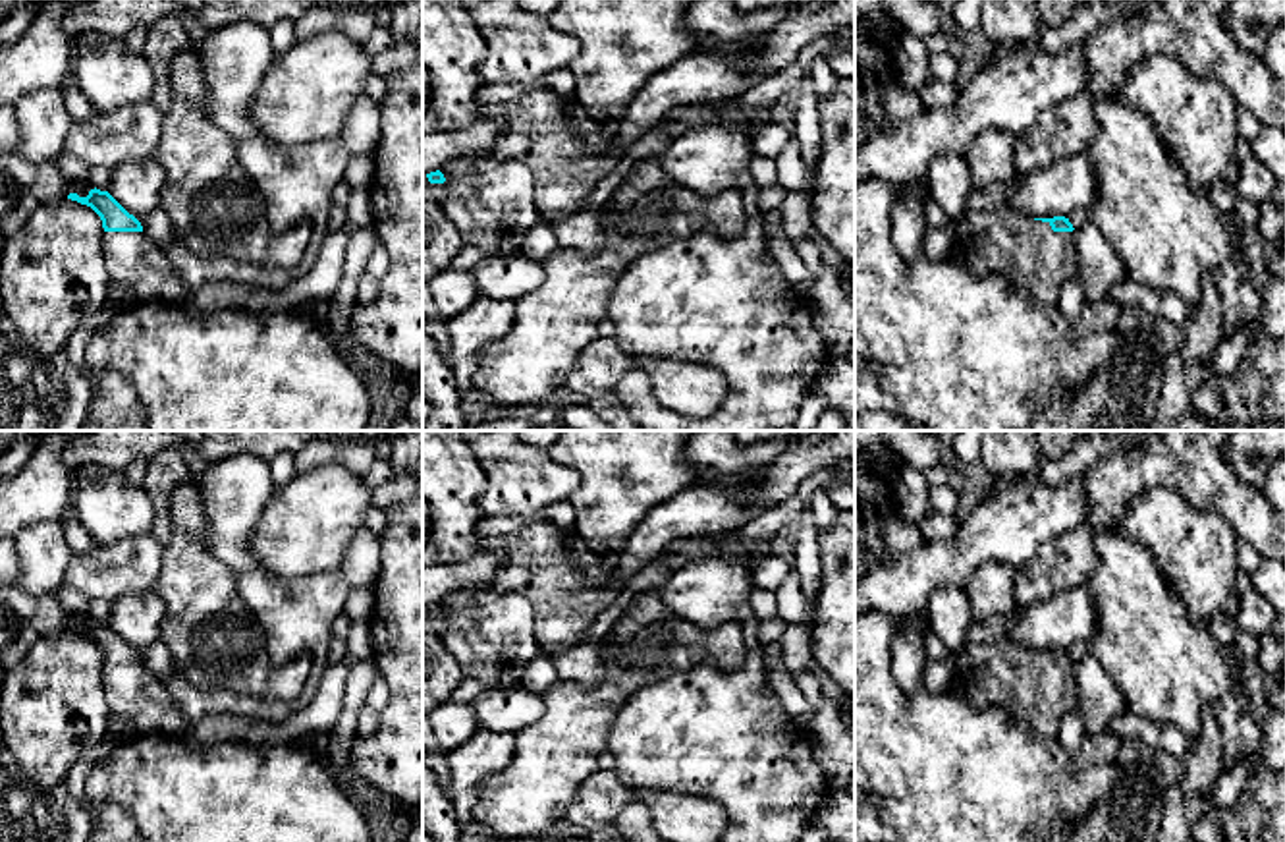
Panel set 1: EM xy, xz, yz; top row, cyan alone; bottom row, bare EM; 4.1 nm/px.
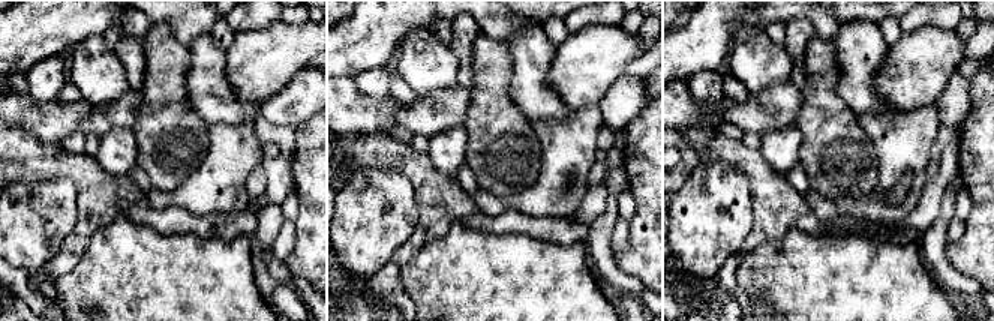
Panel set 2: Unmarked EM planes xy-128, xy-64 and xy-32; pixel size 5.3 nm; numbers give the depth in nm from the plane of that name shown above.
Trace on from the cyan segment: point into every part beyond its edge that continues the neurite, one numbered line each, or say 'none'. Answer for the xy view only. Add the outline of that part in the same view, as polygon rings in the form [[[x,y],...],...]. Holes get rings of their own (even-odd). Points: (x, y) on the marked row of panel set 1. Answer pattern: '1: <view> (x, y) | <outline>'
1: xy (139, 271) | [[[104,232],[108,301],[143,305],[150,299],[185,301],[193,288],[178,278],[164,249],[145,232]]]

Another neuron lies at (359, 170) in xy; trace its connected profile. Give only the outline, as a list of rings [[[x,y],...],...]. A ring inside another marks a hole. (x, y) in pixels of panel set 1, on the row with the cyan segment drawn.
[[[361,154],[349,158],[343,180],[353,187],[361,185],[370,189],[372,176],[374,176],[374,154]]]

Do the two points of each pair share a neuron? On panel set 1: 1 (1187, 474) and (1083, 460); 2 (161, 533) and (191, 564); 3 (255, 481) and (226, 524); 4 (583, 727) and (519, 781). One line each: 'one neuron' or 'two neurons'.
1: two neurons
2: two neurons
3: one neuron
4: one neuron

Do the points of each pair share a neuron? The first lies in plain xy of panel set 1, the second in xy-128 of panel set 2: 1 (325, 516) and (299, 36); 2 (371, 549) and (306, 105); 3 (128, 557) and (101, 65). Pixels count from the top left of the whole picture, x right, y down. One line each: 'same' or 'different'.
1: same
2: same
3: different

